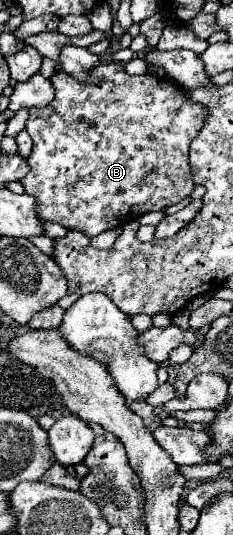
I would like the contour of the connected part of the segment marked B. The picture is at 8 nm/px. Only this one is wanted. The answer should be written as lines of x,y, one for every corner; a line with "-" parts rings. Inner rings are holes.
117,62
97,66
87,86
63,72
55,74
51,82
55,98
45,108
29,110
25,130
33,140
33,152
27,158
31,172
21,180
25,192
35,196
39,216
45,222
57,222
93,238
191,196
195,182
187,154
209,110
191,102
185,88
171,82
167,76
131,76
123,70
123,64

